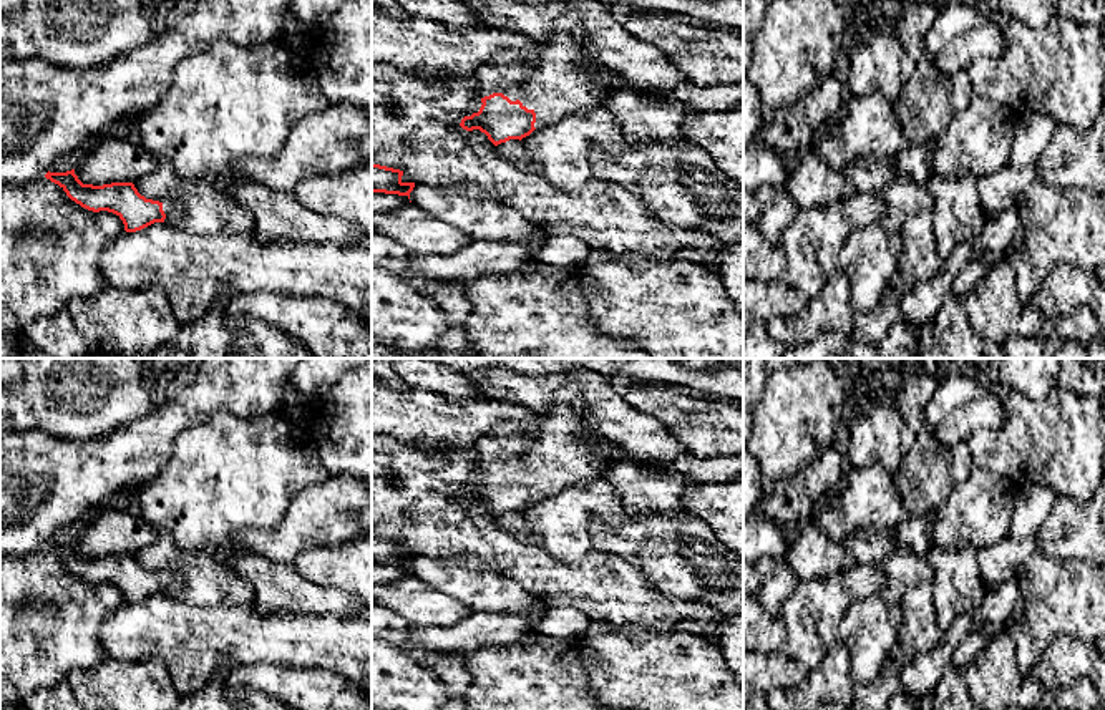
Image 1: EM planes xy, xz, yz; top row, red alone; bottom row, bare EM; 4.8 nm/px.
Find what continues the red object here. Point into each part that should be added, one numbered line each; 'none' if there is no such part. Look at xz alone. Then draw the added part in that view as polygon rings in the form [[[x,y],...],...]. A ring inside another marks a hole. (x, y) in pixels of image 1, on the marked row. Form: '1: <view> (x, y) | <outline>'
1: xz (554, 83) | [[[557,32],[541,41],[534,56],[501,51],[481,66],[481,80],[484,85],[473,100],[475,109],[481,108],[484,96],[503,93],[536,113],[536,129],[602,106],[611,85],[582,65],[572,32]]]

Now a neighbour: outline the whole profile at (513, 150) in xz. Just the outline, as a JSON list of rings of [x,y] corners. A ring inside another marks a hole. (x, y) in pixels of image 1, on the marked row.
[[[509,139],[498,144],[496,153],[521,173],[539,173],[539,168],[531,161],[523,141],[519,139]]]

